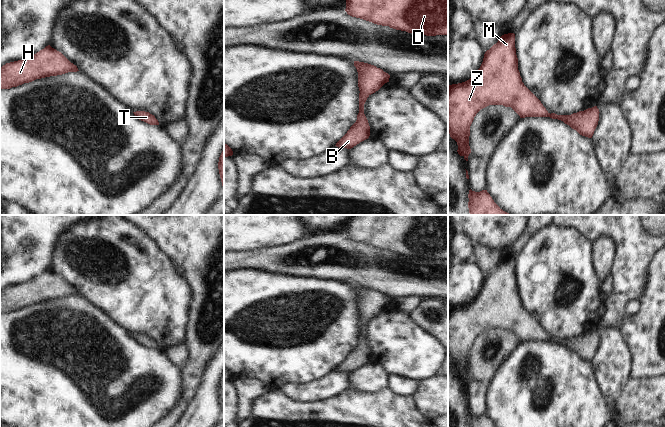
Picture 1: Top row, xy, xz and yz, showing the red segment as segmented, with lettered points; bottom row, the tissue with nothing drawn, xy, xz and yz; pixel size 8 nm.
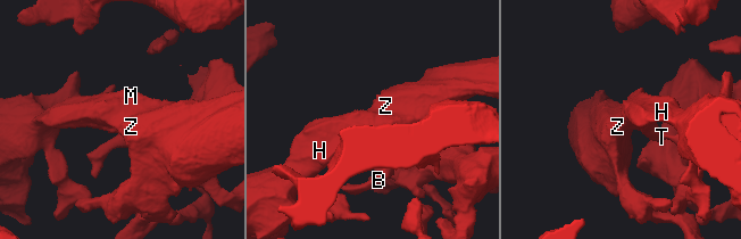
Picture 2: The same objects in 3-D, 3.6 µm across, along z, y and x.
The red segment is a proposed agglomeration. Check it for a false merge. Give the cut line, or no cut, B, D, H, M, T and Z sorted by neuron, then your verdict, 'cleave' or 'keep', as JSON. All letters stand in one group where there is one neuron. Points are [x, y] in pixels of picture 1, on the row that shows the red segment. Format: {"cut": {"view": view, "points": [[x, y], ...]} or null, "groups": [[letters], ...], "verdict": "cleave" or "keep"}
{"cut": null, "groups": [["B", "D", "H", "M", "T", "Z"]], "verdict": "keep"}

